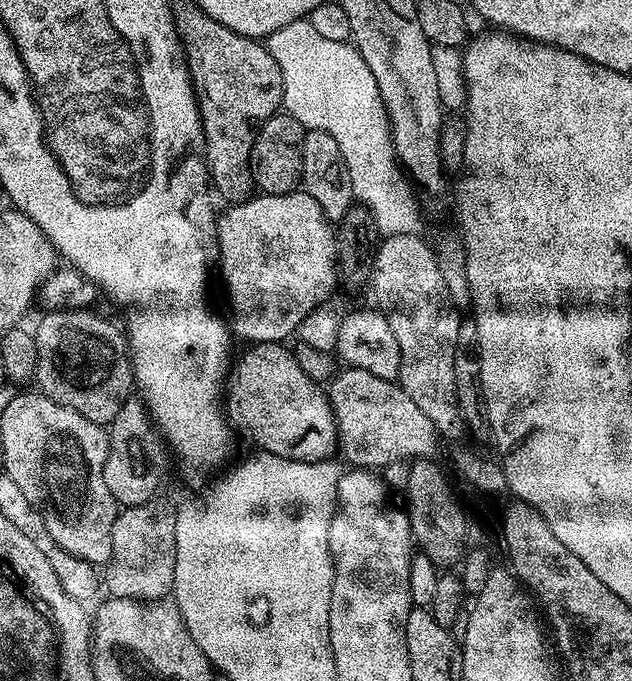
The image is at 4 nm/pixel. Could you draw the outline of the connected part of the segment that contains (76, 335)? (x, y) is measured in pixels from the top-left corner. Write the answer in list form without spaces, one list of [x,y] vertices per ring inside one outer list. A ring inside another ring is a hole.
[[[70,308],[48,310],[43,314],[45,316],[41,318],[40,325],[34,328],[38,346],[35,383],[39,391],[54,402],[82,414],[82,418],[90,418],[90,422],[101,426],[111,425],[118,410],[122,410],[134,392],[134,373],[127,335],[121,329],[119,332],[106,317],[99,316],[96,310]]]

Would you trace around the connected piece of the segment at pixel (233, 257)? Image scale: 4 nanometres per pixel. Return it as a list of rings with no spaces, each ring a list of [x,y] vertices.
[[[303,190],[287,192],[281,196],[265,196],[263,194],[253,194],[248,197],[242,204],[233,204],[225,207],[225,212],[219,213],[216,222],[216,247],[218,253],[218,264],[220,260],[220,276],[224,279],[224,288],[228,291],[228,304],[232,307],[232,320],[230,319],[230,328],[234,333],[235,339],[248,340],[249,345],[253,344],[279,344],[287,341],[287,336],[297,331],[300,323],[307,316],[327,305],[327,300],[331,298],[332,291],[337,291],[338,277],[336,275],[336,233],[333,225],[322,214],[322,206],[310,198],[310,194]]]

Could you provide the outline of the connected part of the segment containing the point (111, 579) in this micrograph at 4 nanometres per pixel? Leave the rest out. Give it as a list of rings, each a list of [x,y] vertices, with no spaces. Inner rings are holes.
[[[149,502],[124,508],[112,527],[112,559],[107,565],[106,588],[121,600],[163,600],[172,591],[176,561],[176,514],[164,504]]]

